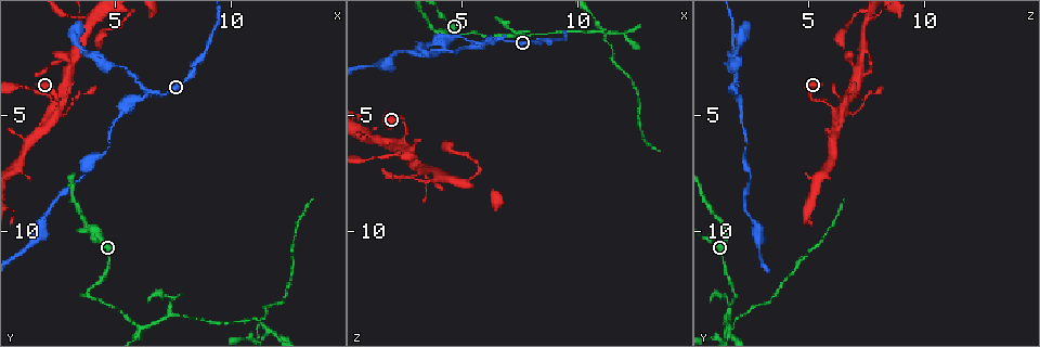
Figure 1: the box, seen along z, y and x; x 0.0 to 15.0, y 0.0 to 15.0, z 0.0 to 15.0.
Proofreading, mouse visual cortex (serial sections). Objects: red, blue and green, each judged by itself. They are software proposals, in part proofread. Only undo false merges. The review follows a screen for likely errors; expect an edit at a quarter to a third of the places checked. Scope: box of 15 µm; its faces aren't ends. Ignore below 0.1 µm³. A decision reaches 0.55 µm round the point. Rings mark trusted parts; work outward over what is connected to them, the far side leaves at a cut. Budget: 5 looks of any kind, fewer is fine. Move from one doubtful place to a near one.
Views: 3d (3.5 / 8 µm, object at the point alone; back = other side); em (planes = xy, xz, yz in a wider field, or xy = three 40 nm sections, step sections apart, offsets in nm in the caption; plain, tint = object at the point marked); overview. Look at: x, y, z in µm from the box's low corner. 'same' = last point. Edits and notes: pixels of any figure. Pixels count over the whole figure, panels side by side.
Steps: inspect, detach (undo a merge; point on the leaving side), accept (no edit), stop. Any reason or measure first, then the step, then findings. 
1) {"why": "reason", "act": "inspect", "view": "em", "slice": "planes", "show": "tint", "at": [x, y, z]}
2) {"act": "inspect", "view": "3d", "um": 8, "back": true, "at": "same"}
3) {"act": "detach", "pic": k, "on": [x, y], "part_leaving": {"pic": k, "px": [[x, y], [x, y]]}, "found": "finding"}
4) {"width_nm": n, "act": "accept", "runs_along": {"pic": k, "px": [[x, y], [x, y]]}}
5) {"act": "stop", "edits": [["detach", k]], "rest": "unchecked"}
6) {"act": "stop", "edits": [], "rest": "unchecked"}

{"act": "inspect", "view": "em", "slice": "xy", "step": 2, "show": "tint", "at": [6.5, 4.0, 1.8]}

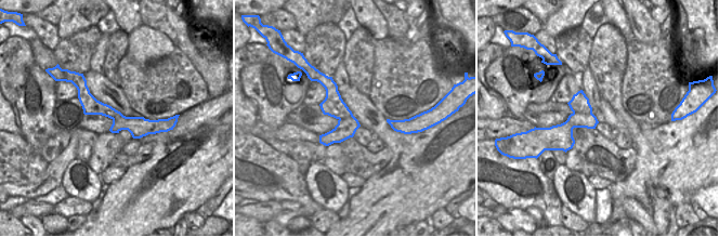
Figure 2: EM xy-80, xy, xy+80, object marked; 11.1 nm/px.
{"why": "wider look", "act": "inspect", "view": "3d", "um": 3.5, "at": "same"}

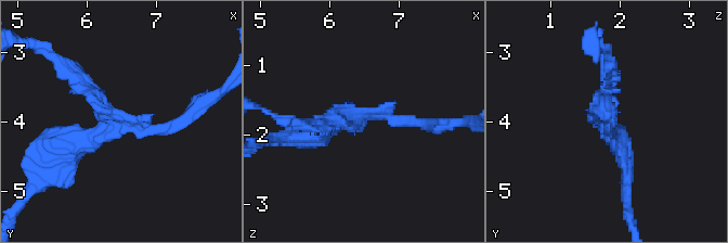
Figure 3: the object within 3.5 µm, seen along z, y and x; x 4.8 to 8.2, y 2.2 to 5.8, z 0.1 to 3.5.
{"act": "detach", "pic": 3, "on": [88, 90], "border": {"pic": 2, "px": [[573, 112], [591, 113]]}, "found": "two cells meet here"}

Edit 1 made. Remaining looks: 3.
{"why": "see it whole again", "act": "inspect", "view": "overview"}

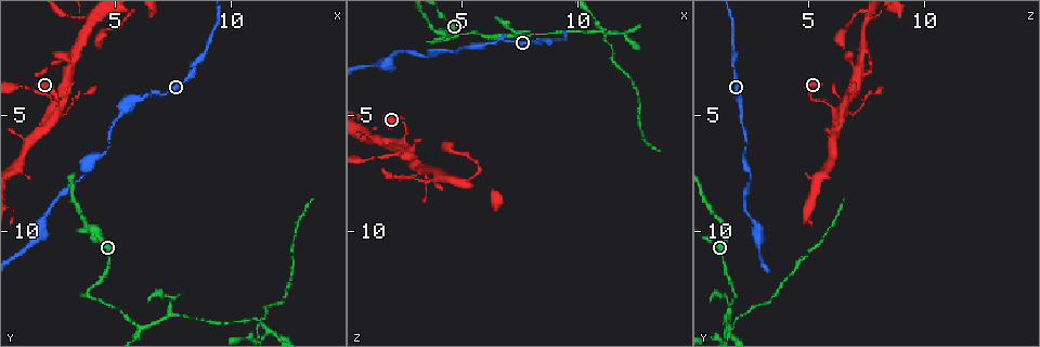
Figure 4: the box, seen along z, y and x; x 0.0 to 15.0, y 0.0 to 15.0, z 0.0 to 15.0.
{"why": "thick turns thin", "act": "inspect", "view": "3d", "um": 8, "at": [4.2, 6.7, 2.2]}

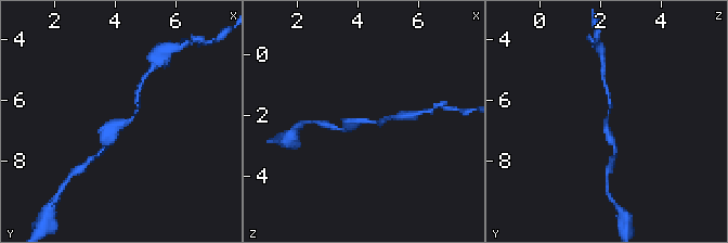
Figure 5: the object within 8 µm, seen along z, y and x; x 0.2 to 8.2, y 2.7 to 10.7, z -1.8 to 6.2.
{"why": "shape alone is not enough", "act": "inspect", "view": "em", "slice": "xy", "step": 3, "show": "tint", "at": [4.2, 6.8, 2.3]}

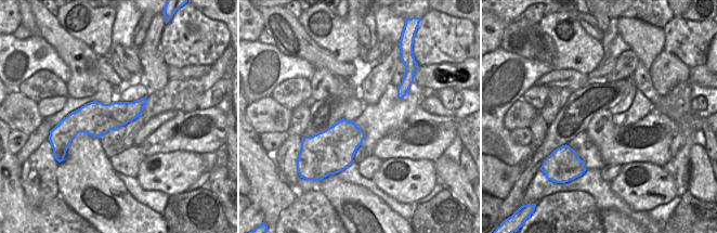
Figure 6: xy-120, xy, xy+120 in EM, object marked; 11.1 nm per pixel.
{"act": "accept", "runs_along": {"pic": 5, "px": [[137, 101], [135, 115], [107, 137], [105, 148]]}, "found": "continuous, no second cell"}

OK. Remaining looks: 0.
{"act": "stop", "edits": [["detach", 3]], "rest": "unchecked"}

